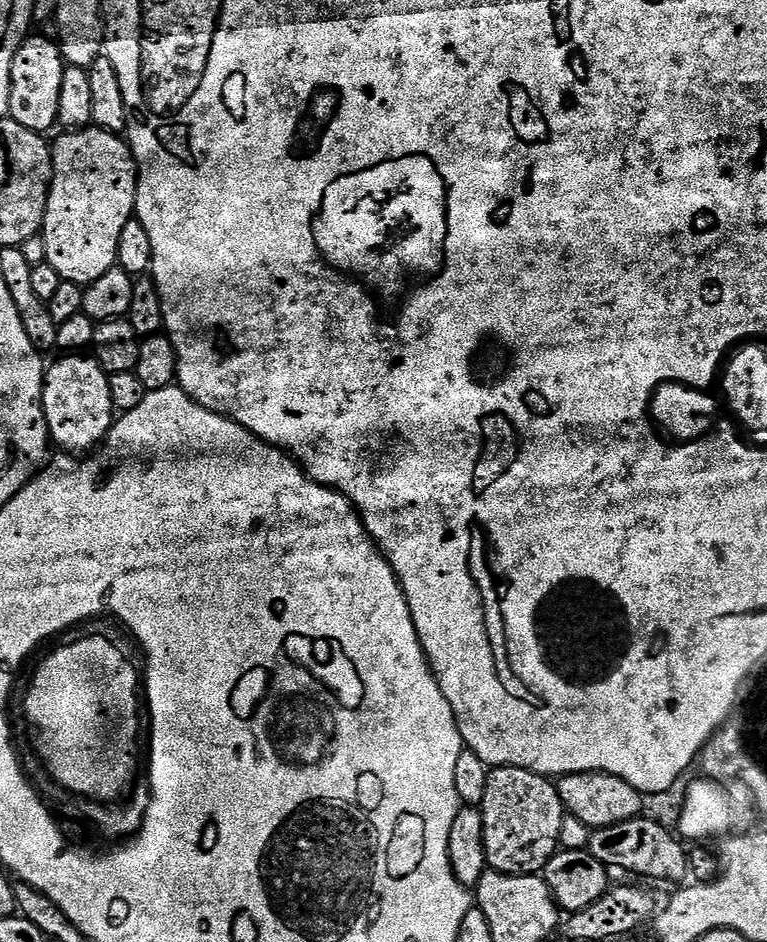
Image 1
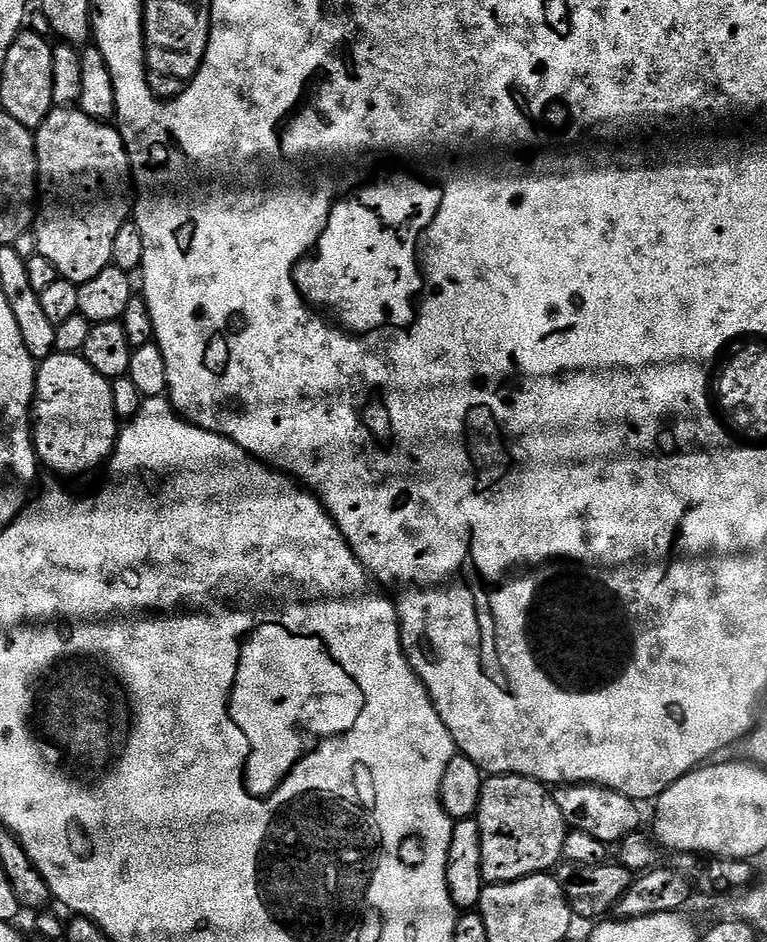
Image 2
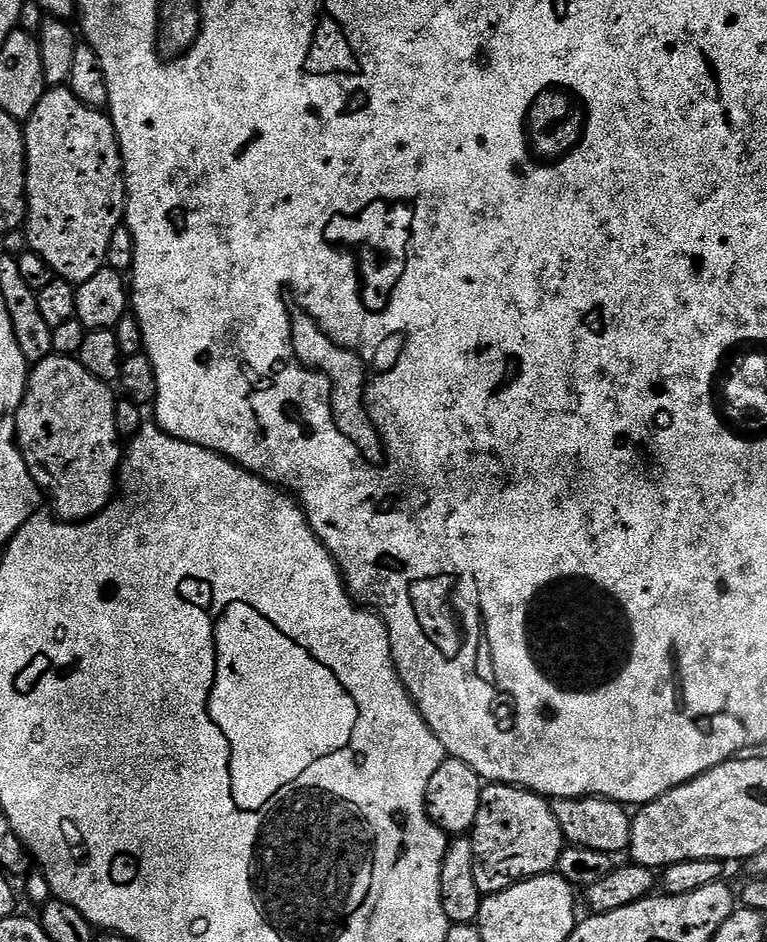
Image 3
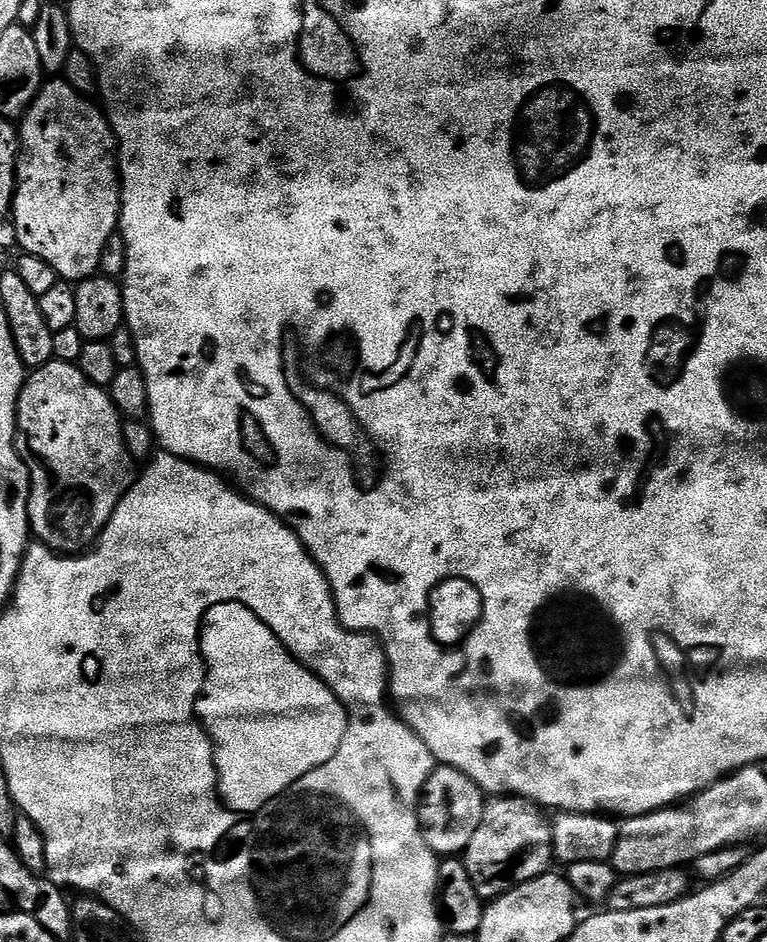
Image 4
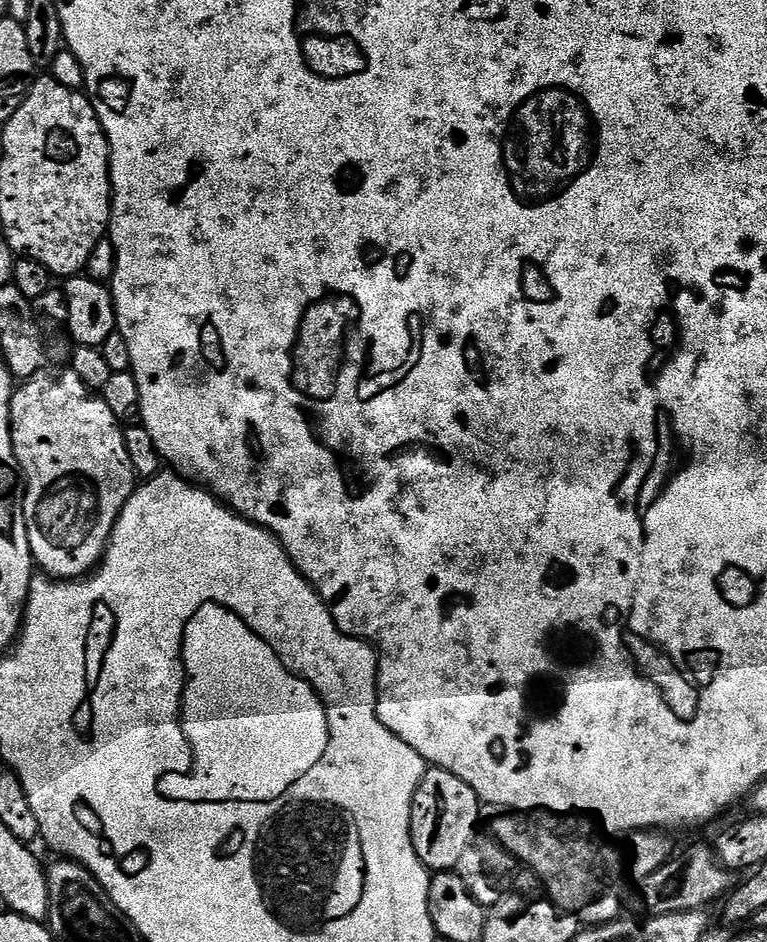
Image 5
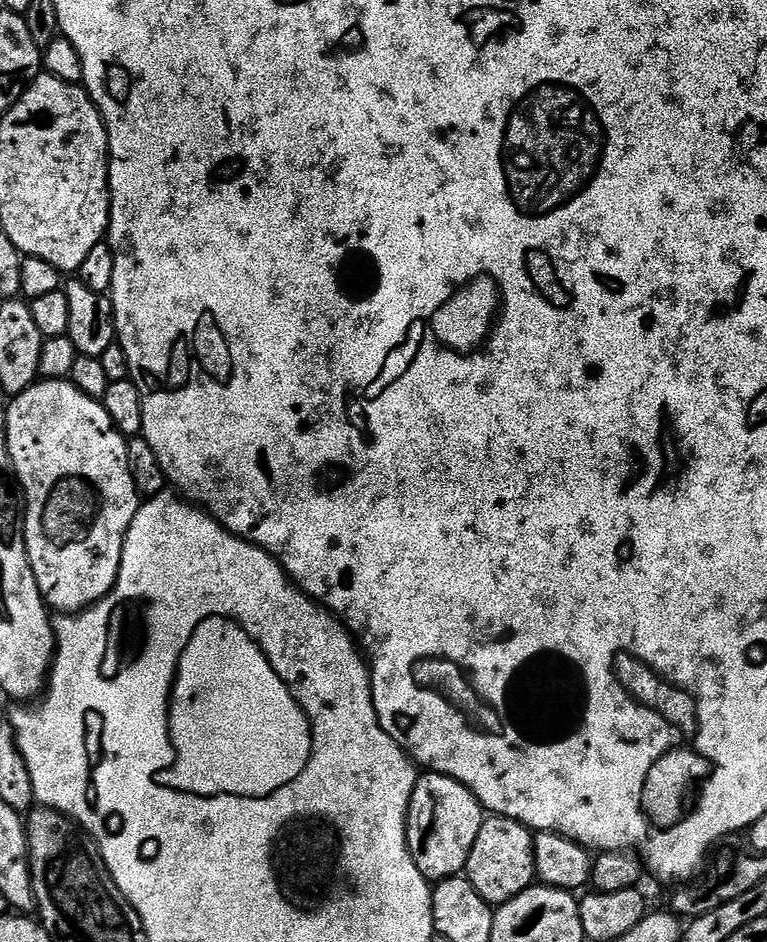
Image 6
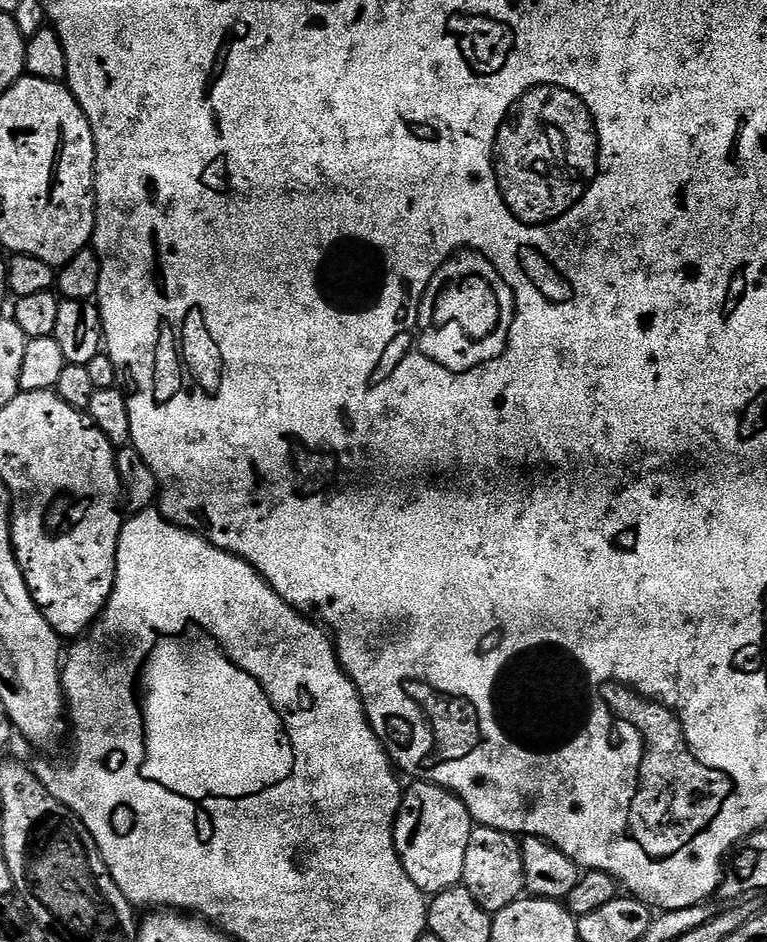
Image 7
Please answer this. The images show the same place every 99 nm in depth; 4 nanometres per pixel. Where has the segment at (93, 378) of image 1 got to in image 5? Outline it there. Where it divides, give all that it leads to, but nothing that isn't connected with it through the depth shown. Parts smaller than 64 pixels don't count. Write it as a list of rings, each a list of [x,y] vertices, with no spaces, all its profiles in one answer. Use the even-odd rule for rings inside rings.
[[[46,366],[38,374],[34,374],[29,380],[23,381],[12,393],[12,449],[16,455],[16,463],[20,465],[22,473],[24,498],[24,517],[26,518],[26,534],[30,542],[32,559],[35,567],[43,575],[51,576],[57,582],[65,580],[79,580],[91,573],[104,559],[104,550],[108,546],[108,539],[112,536],[112,528],[116,520],[122,514],[126,502],[138,487],[138,477],[134,466],[130,462],[130,454],[126,450],[124,441],[124,428],[116,415],[106,406],[106,402],[94,394],[93,389],[88,388],[78,378],[78,374],[72,372],[68,366]]]

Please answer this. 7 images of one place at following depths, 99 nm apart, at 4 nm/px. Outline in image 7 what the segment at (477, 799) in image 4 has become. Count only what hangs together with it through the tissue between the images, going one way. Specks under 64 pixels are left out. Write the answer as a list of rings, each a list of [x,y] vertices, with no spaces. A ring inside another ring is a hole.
[[[412,782],[403,789],[400,798],[400,809],[396,815],[394,826],[394,842],[400,855],[402,866],[406,874],[410,874],[410,882],[418,886],[425,897],[437,896],[439,892],[445,892],[457,887],[464,879],[464,867],[466,866],[466,846],[470,846],[470,834],[474,827],[474,821],[466,810],[462,801],[453,794],[447,792],[437,784],[425,784],[423,782]]]

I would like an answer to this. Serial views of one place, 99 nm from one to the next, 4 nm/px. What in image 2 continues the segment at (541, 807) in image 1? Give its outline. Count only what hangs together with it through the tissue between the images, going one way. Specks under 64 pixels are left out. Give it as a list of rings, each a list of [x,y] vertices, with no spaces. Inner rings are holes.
[[[488,776],[482,786],[480,804],[476,808],[474,819],[478,822],[480,837],[482,838],[482,878],[484,879],[485,885],[509,884],[510,882],[521,880],[527,876],[548,874],[561,863],[564,854],[564,839],[568,837],[570,829],[562,818],[562,810],[558,810],[558,802],[554,802],[549,785],[541,784],[540,781],[534,778],[526,778],[525,776]]]

